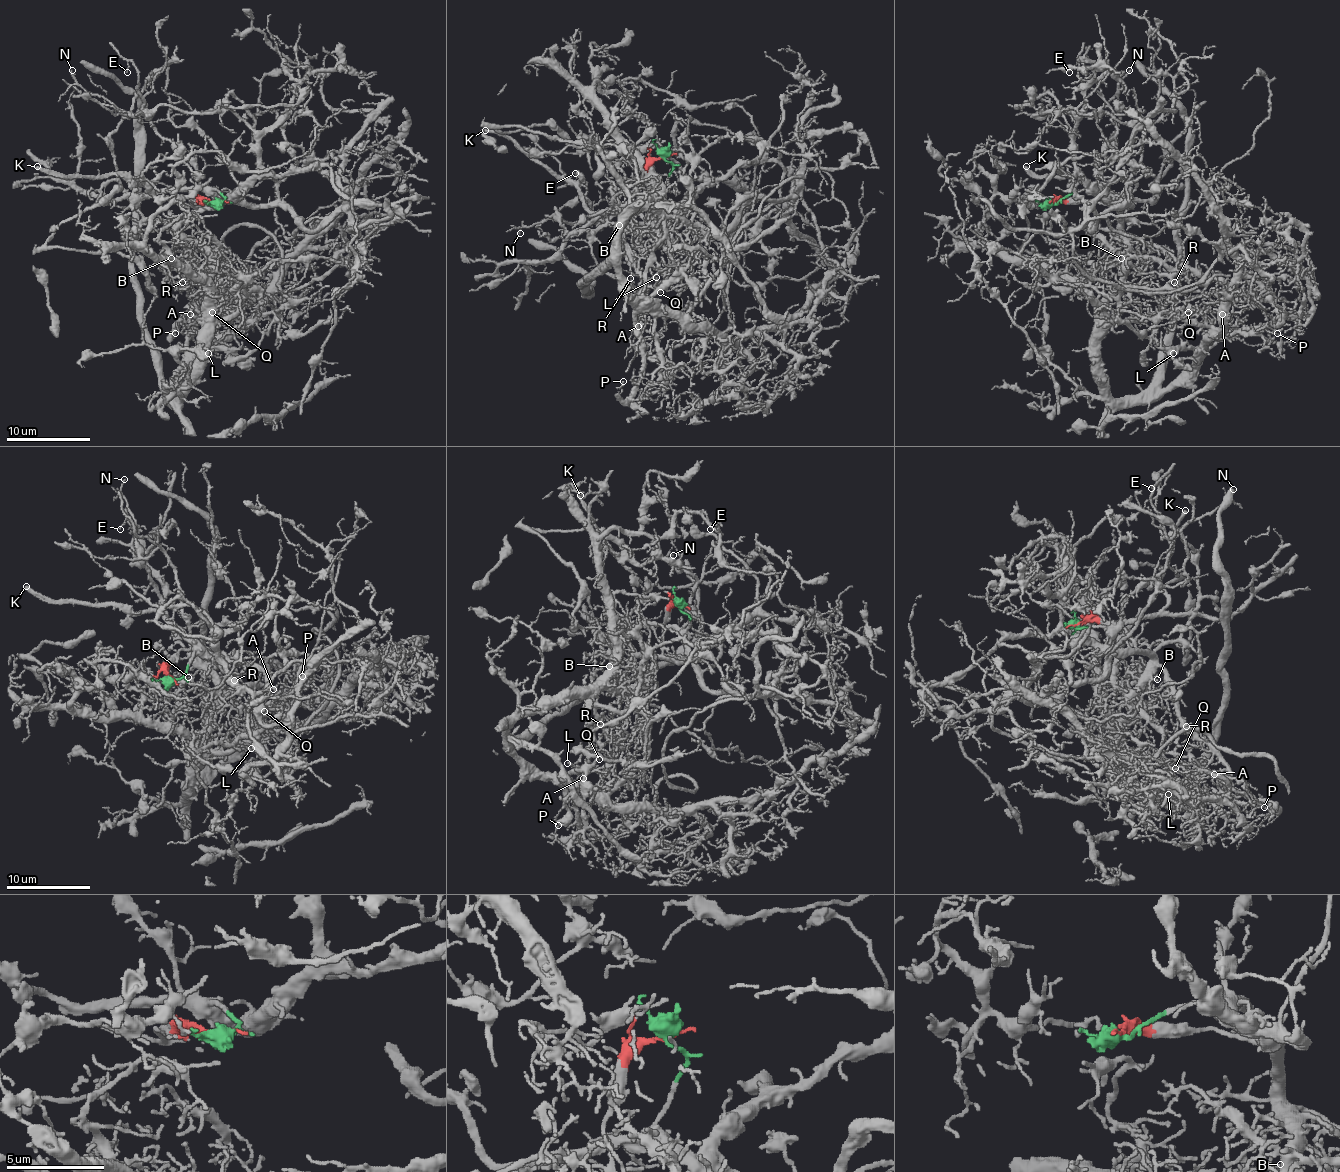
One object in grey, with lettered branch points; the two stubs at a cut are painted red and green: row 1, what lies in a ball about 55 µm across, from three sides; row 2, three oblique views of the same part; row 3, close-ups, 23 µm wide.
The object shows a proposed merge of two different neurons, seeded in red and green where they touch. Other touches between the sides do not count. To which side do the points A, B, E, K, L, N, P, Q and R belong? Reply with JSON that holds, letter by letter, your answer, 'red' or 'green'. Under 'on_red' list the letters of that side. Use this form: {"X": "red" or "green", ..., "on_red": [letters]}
{"A": "red", "B": "red", "E": "green", "K": "green", "L": "red", "N": "green", "P": "red", "Q": "red", "R": "red", "on_red": ["A", "B", "L", "P", "Q", "R"]}

